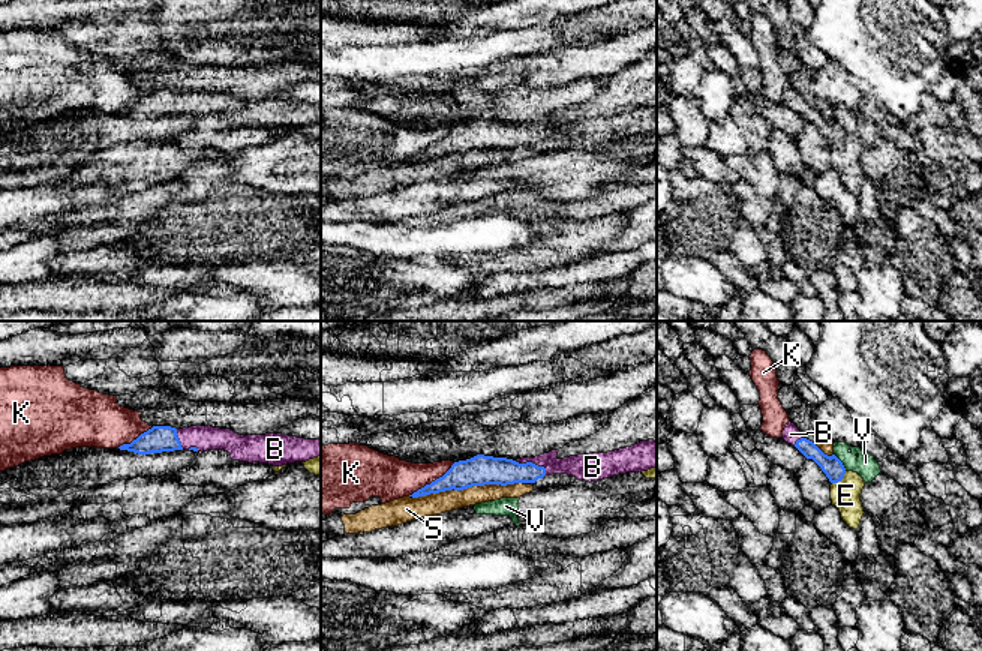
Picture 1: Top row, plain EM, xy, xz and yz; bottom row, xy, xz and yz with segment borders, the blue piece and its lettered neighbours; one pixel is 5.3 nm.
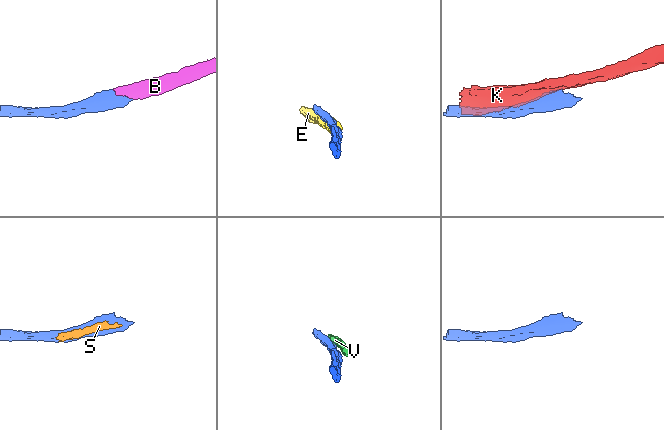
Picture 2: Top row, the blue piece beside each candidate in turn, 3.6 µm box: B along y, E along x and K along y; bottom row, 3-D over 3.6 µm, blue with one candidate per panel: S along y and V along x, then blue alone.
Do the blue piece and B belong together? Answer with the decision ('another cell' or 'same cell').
same cell

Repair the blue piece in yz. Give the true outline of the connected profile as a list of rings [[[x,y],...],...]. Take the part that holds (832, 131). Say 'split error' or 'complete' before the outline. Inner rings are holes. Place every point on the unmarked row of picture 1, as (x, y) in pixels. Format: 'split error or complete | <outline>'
split error | [[[789,86],[783,94],[783,104],[795,110],[807,123],[813,123],[826,138],[831,147],[838,147],[846,138],[843,126],[835,120],[825,118],[816,106],[807,104],[795,87]]]

